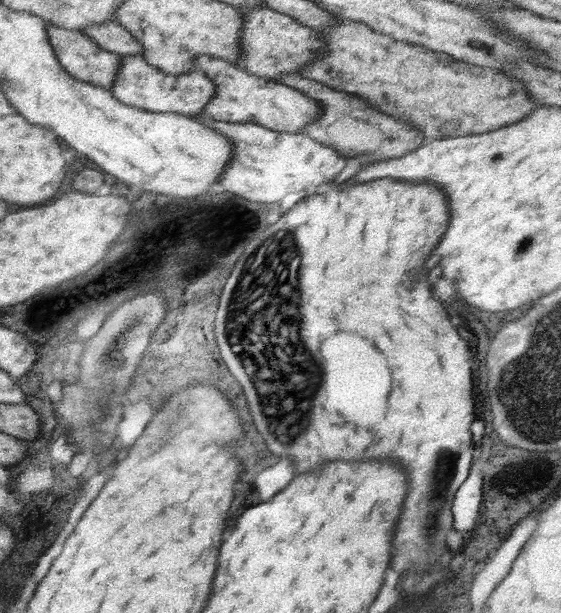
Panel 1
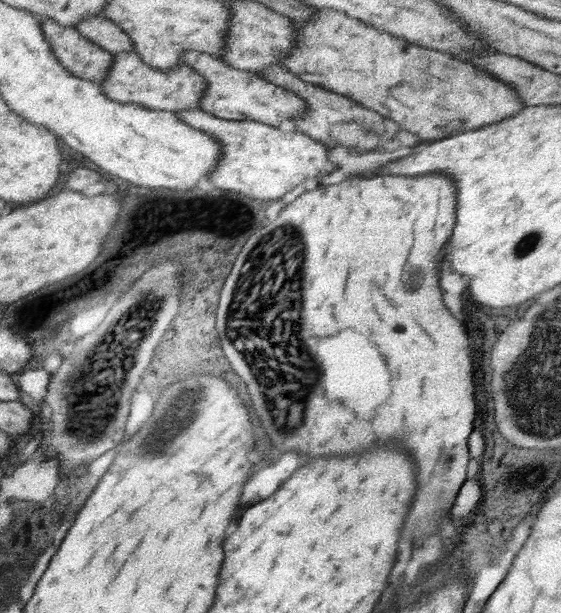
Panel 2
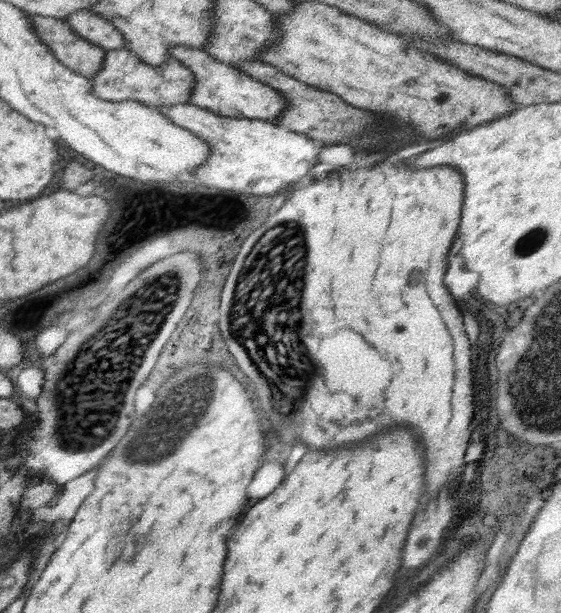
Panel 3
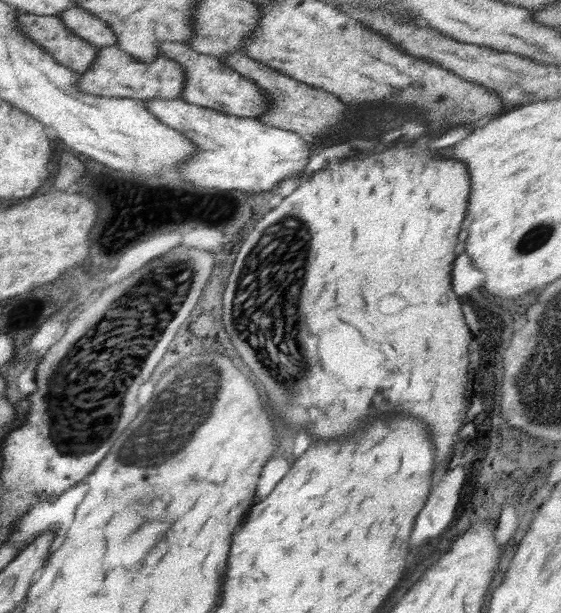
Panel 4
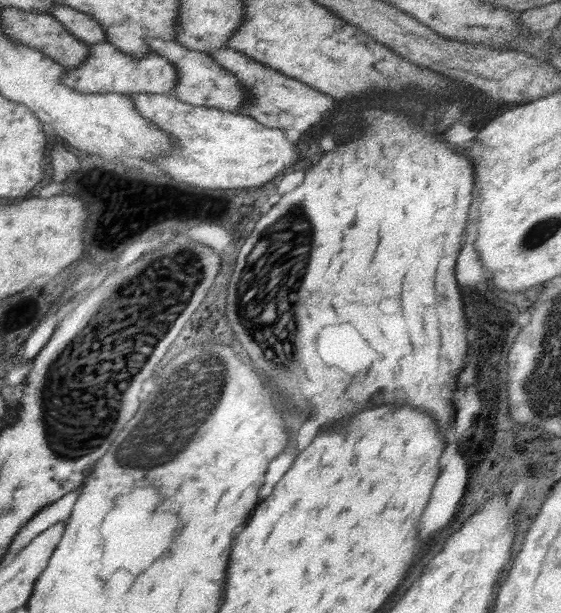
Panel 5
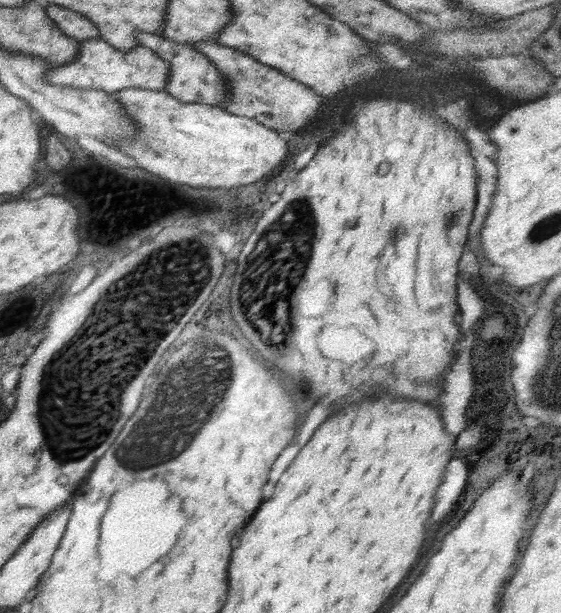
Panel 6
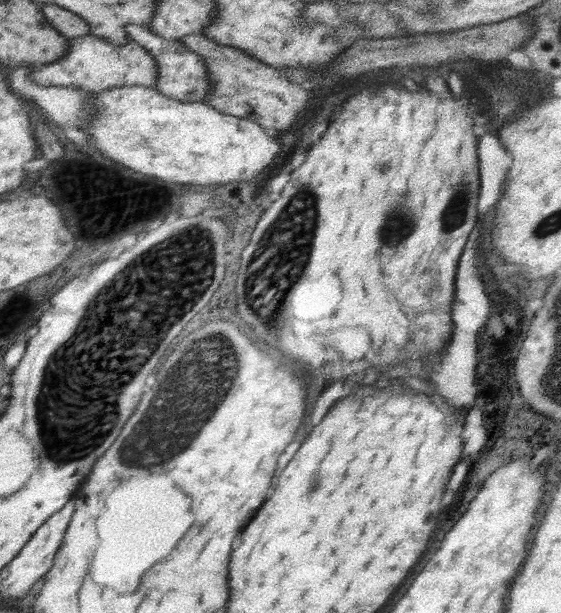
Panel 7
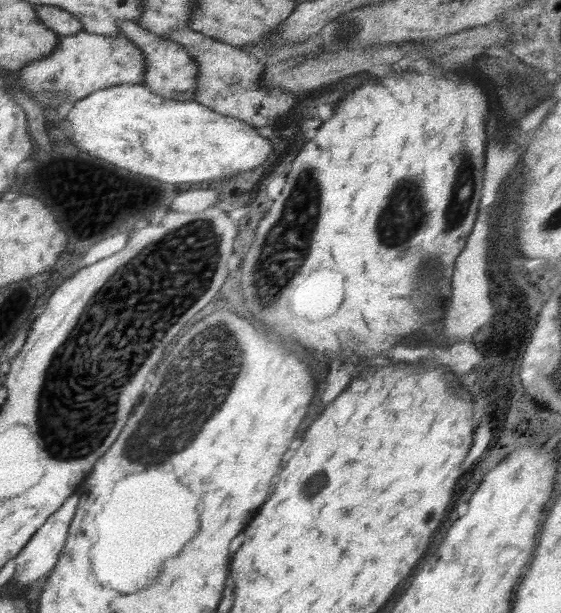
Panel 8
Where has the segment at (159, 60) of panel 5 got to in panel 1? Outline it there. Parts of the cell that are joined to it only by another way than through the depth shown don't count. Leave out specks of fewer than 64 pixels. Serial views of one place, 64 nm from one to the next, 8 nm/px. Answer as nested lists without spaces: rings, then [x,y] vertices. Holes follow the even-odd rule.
[[[141,54],[123,56],[113,83],[114,86],[109,91],[120,102],[159,113],[202,114],[206,104],[217,93],[217,86],[203,72],[194,70],[184,74],[166,73],[155,66],[150,66]]]

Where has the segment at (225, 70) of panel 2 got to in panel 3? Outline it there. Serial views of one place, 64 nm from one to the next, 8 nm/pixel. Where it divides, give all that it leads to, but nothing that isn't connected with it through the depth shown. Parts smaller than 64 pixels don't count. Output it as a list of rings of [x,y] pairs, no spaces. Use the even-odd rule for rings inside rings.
[[[176,45],[169,50],[169,55],[189,68],[198,80],[194,85],[193,95],[190,95],[190,104],[223,117],[260,119],[269,123],[281,117],[281,112],[289,105],[275,88],[270,88],[266,83],[248,76],[232,65],[220,62],[202,48]]]

